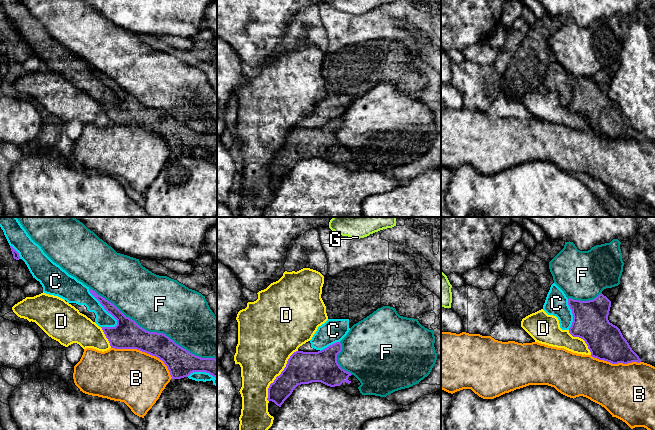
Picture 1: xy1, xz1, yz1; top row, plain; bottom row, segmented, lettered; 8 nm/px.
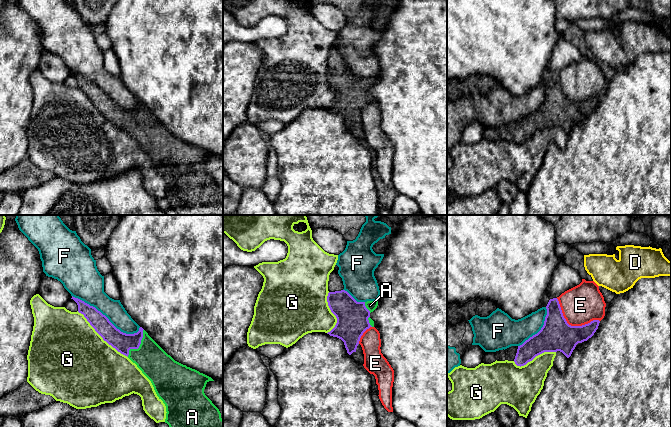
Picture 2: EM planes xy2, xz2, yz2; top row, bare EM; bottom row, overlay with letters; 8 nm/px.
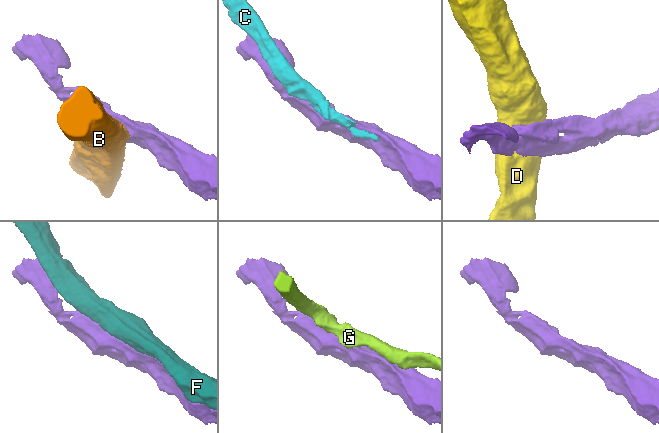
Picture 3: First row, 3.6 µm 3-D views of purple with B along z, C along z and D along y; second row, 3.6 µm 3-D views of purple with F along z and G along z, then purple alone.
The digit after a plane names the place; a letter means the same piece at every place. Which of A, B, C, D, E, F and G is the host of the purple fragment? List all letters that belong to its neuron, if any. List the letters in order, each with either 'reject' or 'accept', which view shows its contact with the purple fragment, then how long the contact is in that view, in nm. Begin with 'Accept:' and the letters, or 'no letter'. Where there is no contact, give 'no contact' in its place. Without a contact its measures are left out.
Accept: A
A: accept | xy2 | 260 nm
B: reject | xy1 | 550 nm
C: reject | xy1 | 380 nm
D: reject | xz1 | 480 nm
E: reject | yz2 | 400 nm
F: reject | xy1 | 1200 nm
G: reject | xy2 | 550 nm

